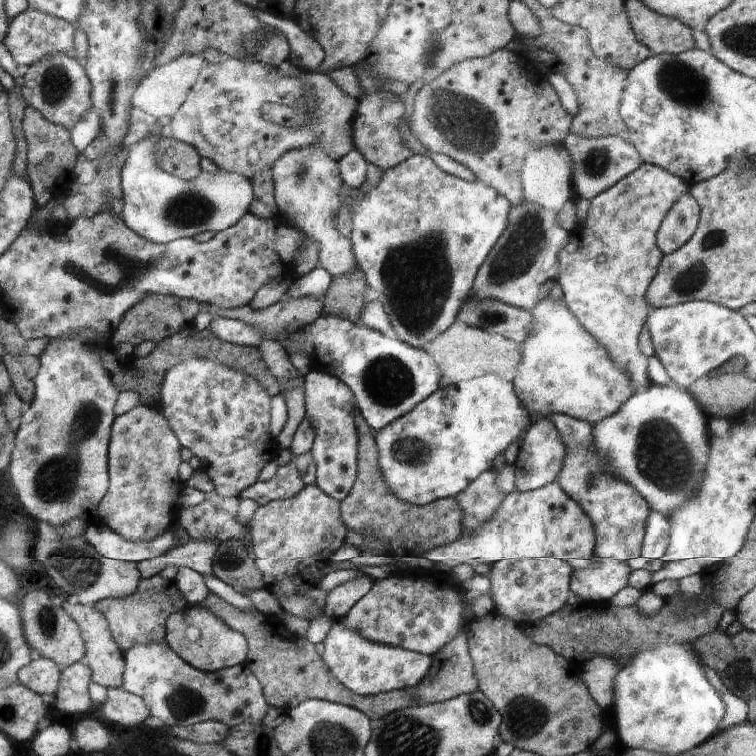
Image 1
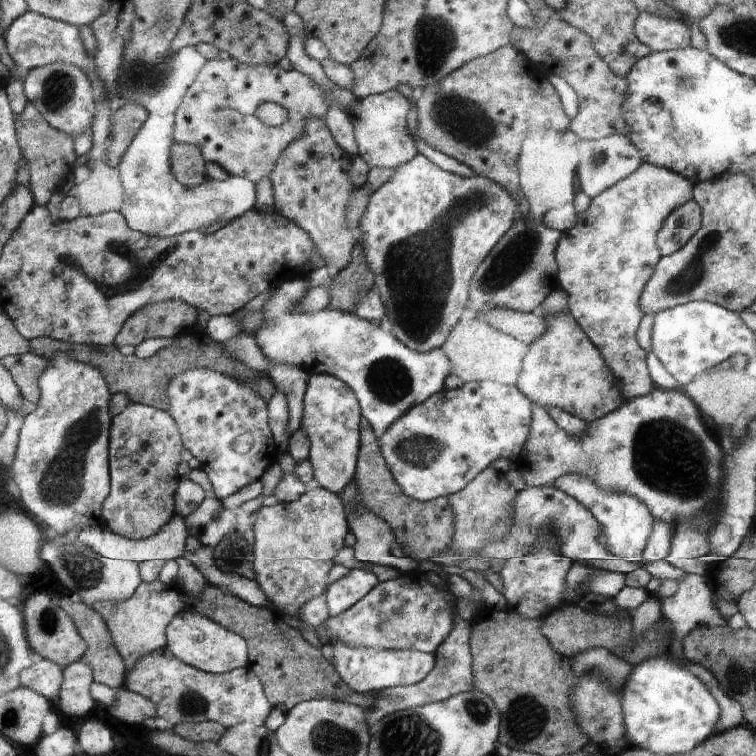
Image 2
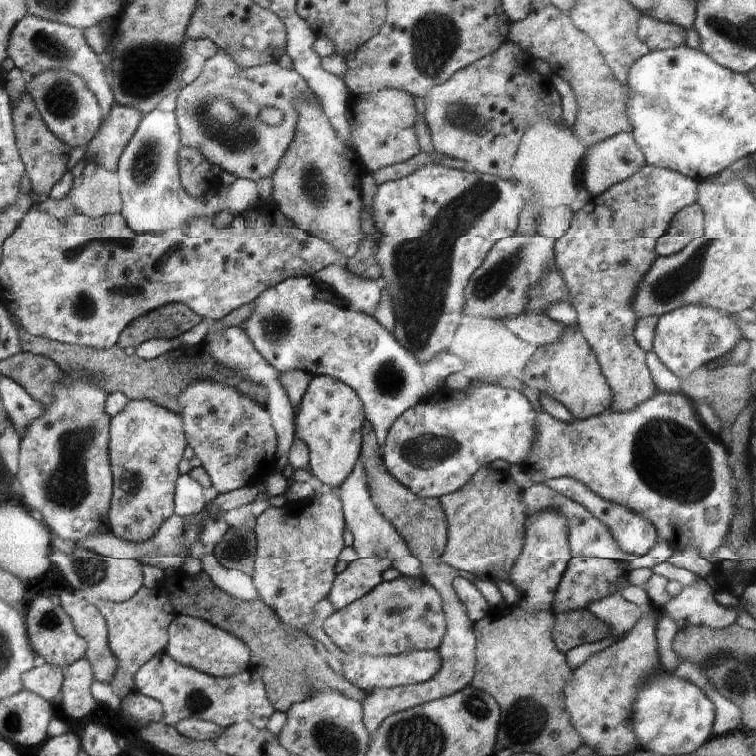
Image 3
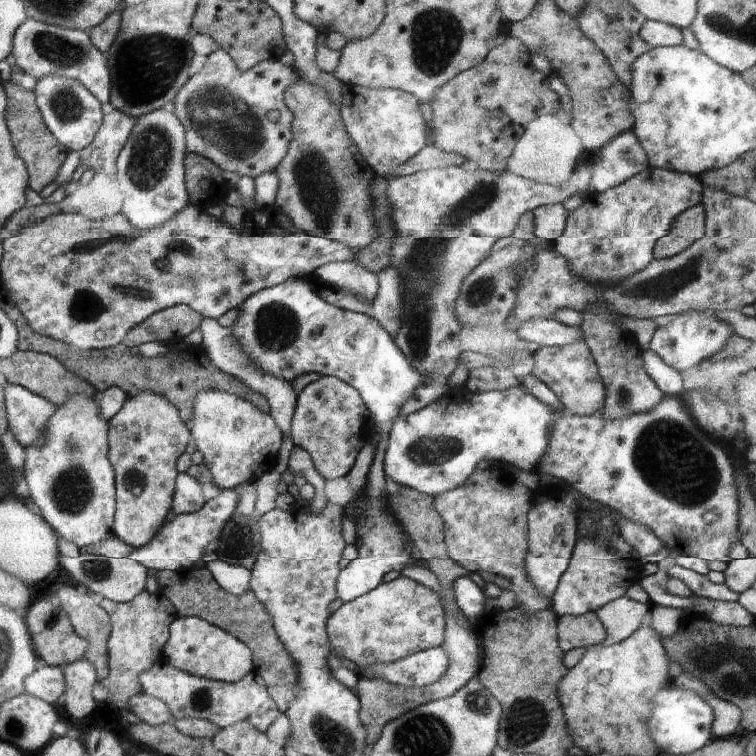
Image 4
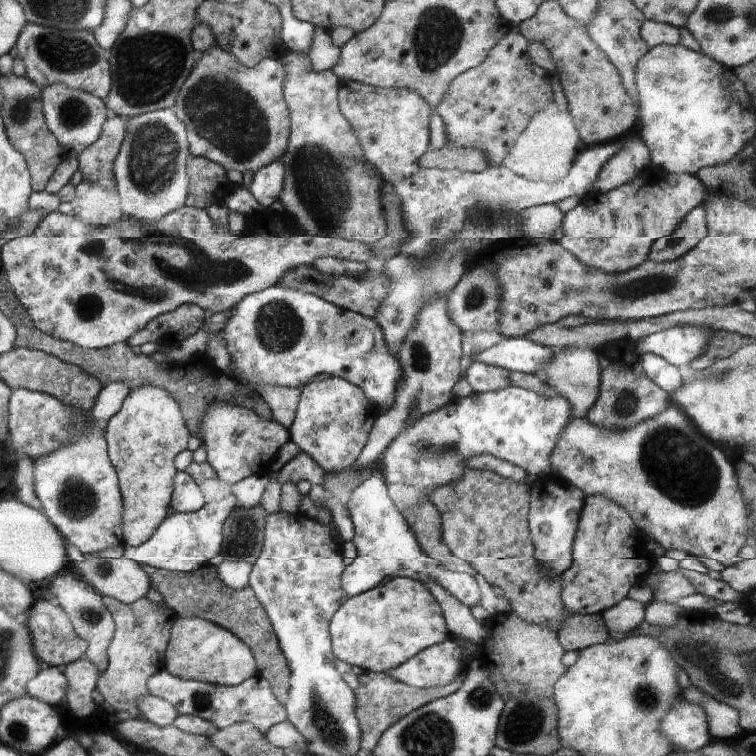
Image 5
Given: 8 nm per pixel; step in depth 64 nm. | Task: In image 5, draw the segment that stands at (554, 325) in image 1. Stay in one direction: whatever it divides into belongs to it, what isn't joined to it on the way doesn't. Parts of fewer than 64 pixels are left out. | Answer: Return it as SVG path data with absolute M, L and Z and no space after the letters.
M566 347L554 350L555 355L544 368L546 379L544 382L554 387L559 395L568 399L572 407L572 414L576 419L584 419L592 405L596 402L598 389L601 383L599 355L594 349L581 347Z

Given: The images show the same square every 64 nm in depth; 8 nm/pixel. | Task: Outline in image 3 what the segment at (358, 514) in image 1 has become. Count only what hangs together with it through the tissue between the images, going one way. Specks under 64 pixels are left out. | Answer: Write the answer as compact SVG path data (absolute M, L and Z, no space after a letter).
M366 419L362 424L362 446L360 450L360 462L366 470L367 487L373 498L376 508L381 512L384 520L387 520L406 542L410 552L423 565L423 572L430 583L439 593L443 600L447 629L440 646L437 648L441 658L440 670L425 683L406 685L405 687L372 687L365 692L361 702L363 710L363 723L367 728L369 738L372 740L376 729L387 717L400 711L423 705L434 699L441 699L463 688L473 681L475 671L475 648L476 637L472 622L464 612L458 595L452 588L452 582L460 577L458 569L454 569L440 560L445 549L448 536L448 523L440 506L439 499L434 497L421 497L414 494L409 488L400 484L384 466L382 451L377 442L376 433L372 424Z

